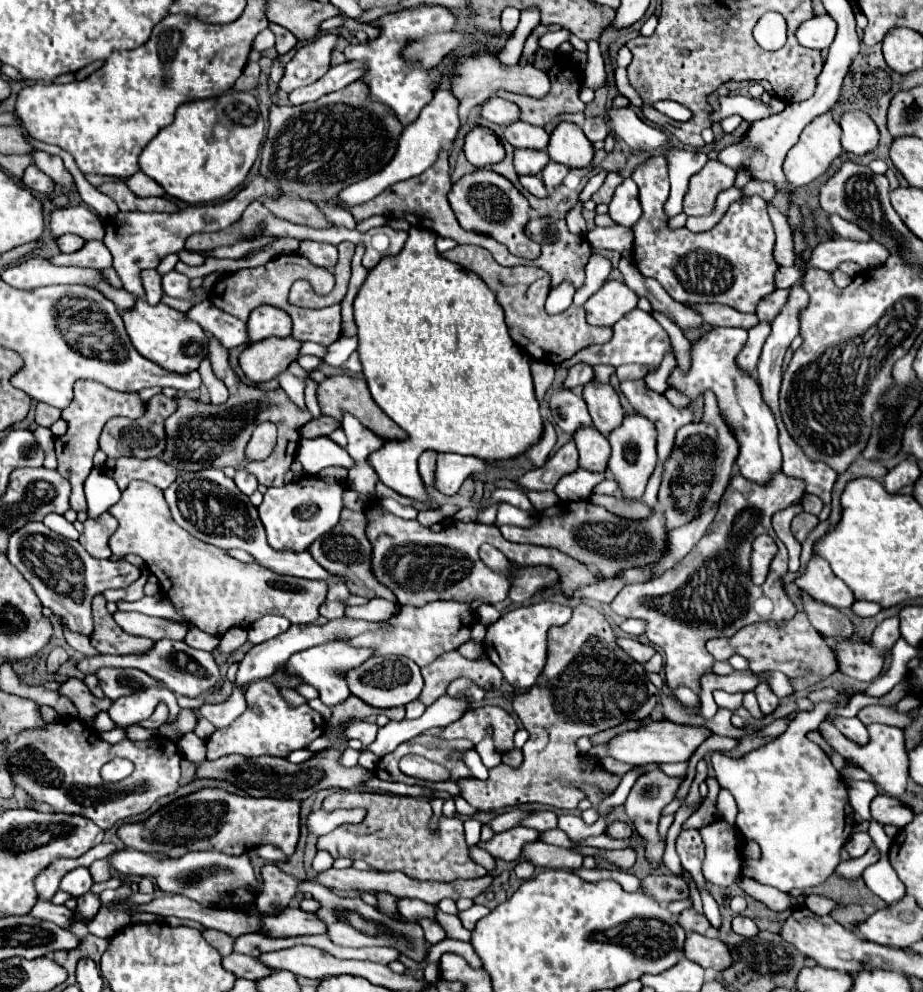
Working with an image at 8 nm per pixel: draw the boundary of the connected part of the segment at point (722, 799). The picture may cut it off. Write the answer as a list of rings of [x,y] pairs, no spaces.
[[[721,788],[719,796],[717,796],[717,810],[723,816],[723,820],[727,820],[729,824],[735,824],[735,816],[737,816],[737,804],[735,798],[731,796],[729,790]]]

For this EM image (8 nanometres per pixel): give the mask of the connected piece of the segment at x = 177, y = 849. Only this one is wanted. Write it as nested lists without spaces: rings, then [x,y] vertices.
[[[201,788],[181,796],[179,808],[169,804],[143,822],[119,826],[117,836],[131,850],[163,858],[181,858],[183,854],[197,850],[215,850],[237,856],[263,844],[273,844],[285,856],[291,856],[299,838],[299,802],[237,796],[223,788]]]

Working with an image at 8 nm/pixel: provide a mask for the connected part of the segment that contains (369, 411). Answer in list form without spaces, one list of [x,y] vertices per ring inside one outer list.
[[[331,376],[327,378],[325,382],[319,384],[319,406],[321,406],[321,412],[327,414],[327,416],[333,416],[339,420],[339,414],[341,410],[347,410],[351,412],[365,428],[369,428],[371,432],[375,432],[379,438],[383,440],[405,440],[407,434],[403,428],[399,428],[373,400],[369,388],[367,388],[367,382],[363,378],[351,378],[351,376]]]

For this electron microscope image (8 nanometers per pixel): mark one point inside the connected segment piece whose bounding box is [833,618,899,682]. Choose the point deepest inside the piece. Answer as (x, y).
(863, 661)

